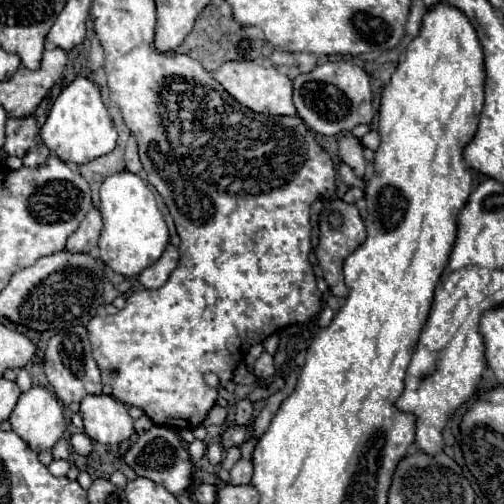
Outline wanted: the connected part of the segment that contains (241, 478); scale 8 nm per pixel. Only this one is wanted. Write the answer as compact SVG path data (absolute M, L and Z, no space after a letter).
M239 459L239 461L231 467L229 473L231 473L229 483L233 483L233 485L251 483L251 477L253 477L253 463L247 461L247 459Z

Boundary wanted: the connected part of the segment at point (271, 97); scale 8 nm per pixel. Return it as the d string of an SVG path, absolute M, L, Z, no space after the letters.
M227 61L223 63L215 73L213 79L219 81L225 91L235 97L241 105L257 111L257 113L269 113L269 115L295 115L293 107L293 83L287 75L279 73L275 67L263 67L257 61Z

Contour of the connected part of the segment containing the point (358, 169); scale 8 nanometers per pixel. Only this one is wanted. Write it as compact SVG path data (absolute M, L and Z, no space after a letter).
M343 135L339 139L339 157L355 171L359 179L365 173L365 159L363 159L363 145L361 139L355 135Z

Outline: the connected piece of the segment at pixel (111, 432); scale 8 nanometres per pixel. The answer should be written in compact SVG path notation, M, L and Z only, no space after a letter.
M87 395L81 401L79 415L85 425L85 435L89 435L97 443L105 443L105 445L121 443L135 433L135 419L129 415L129 407L117 401L113 395Z

